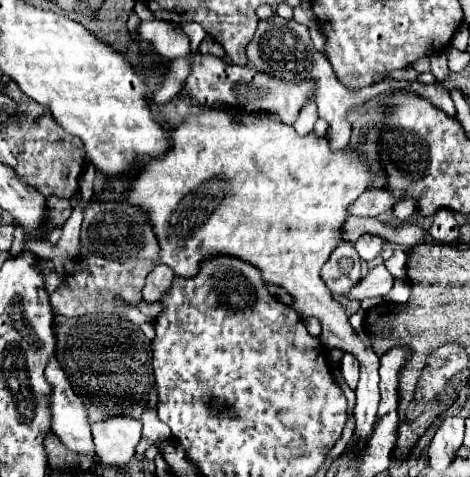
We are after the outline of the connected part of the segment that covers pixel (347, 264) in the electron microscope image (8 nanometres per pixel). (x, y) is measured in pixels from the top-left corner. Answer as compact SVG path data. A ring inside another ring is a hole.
M341 243L333 253L331 259L323 265L323 275L327 289L339 297L347 289L355 287L361 279L361 259L351 243Z

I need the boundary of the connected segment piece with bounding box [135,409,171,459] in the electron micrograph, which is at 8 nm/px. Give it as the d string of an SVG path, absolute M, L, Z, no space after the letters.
M147 409L143 415L141 415L141 423L143 423L143 437L137 445L137 453L135 453L135 459L143 459L143 453L149 445L153 445L157 439L167 439L171 437L171 429L157 417L157 411L155 409Z

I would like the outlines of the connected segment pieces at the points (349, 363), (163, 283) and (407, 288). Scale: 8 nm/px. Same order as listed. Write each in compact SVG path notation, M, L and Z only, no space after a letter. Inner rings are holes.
M343 353L341 363L339 363L339 369L341 369L341 375L347 381L347 385L355 391L357 379L359 379L359 361L351 353Z
M159 263L147 277L147 285L143 289L143 301L157 303L163 297L163 291L167 291L167 287L171 285L171 279L173 279L171 269Z
M395 279L393 291L389 291L387 297L383 297L383 299L393 301L393 303L407 303L409 297L411 297L411 285L405 279Z

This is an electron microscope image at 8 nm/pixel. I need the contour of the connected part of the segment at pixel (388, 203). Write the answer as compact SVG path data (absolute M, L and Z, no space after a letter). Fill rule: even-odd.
M371 189L365 191L359 199L355 199L355 203L349 207L349 215L355 217L379 217L381 213L393 209L393 205L399 199L389 193L387 189Z

